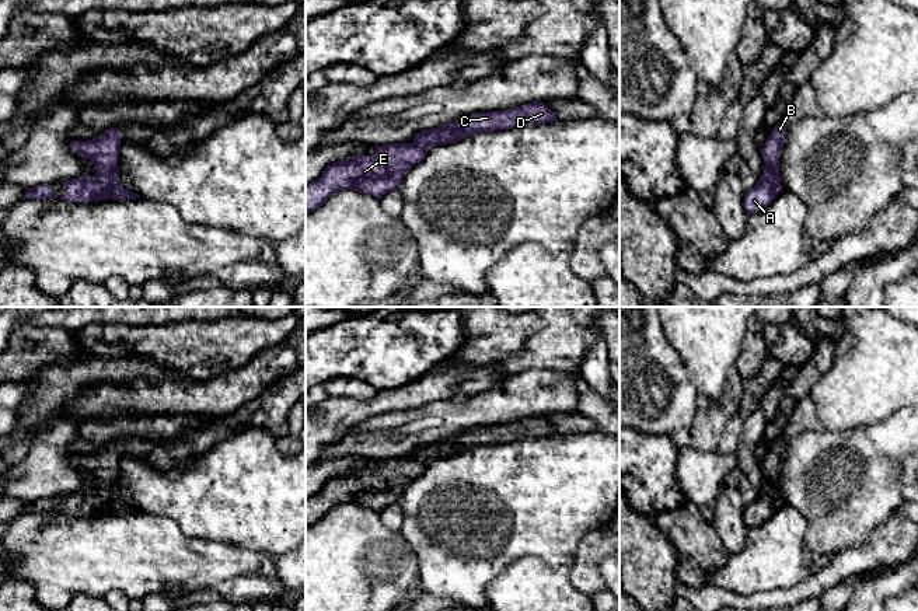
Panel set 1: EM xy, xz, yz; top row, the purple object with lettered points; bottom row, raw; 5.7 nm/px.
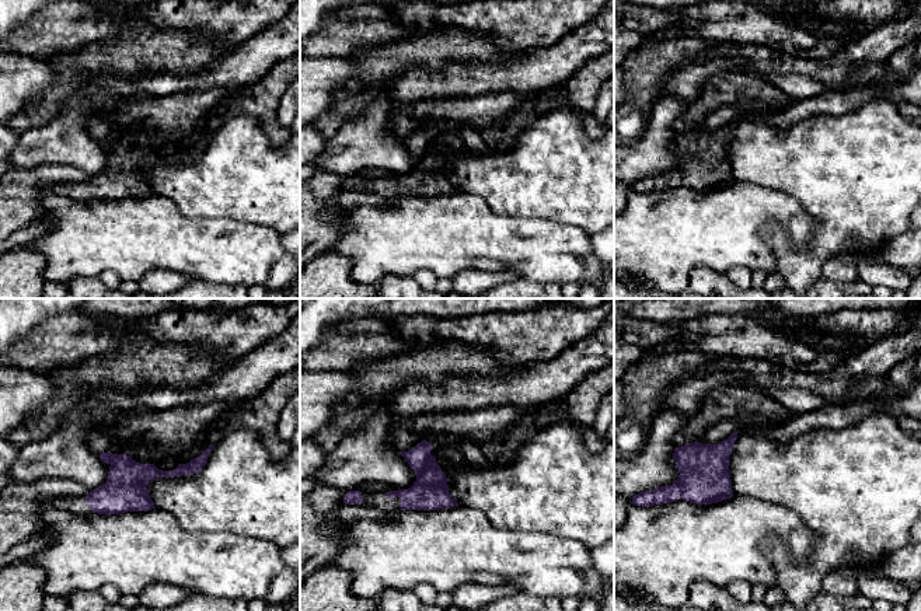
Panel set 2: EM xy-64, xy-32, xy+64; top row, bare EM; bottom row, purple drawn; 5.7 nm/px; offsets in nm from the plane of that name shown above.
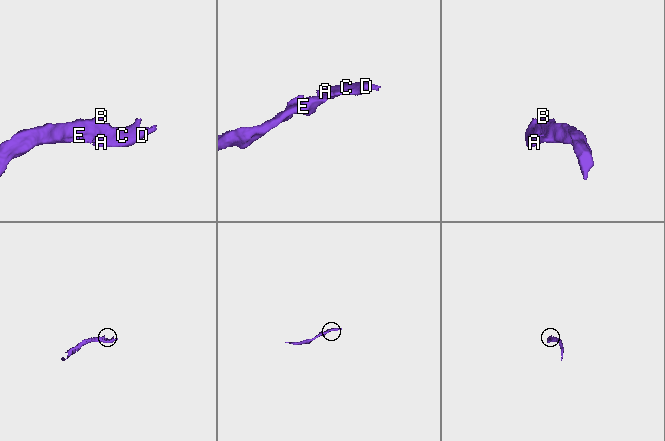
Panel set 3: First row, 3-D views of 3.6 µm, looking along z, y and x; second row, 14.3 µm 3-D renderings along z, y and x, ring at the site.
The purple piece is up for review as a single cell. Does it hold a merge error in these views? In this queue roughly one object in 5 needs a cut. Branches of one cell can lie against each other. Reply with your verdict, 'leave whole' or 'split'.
leave whole

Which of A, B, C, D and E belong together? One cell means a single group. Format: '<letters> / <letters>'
A B C D E

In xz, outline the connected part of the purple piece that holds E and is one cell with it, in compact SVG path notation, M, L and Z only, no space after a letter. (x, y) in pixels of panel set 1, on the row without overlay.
M542 416L516 422L474 427L465 433L432 441L415 448L412 457L376 460L376 468L355 468L332 476L321 490L306 499L306 528L317 524L338 504L357 504L380 513L401 500L404 489L419 478L427 465L439 458L451 458L482 446L509 444L524 439L541 439L556 434Z

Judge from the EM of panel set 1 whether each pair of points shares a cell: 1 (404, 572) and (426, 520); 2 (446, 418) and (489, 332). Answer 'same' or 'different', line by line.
1: different
2: different

